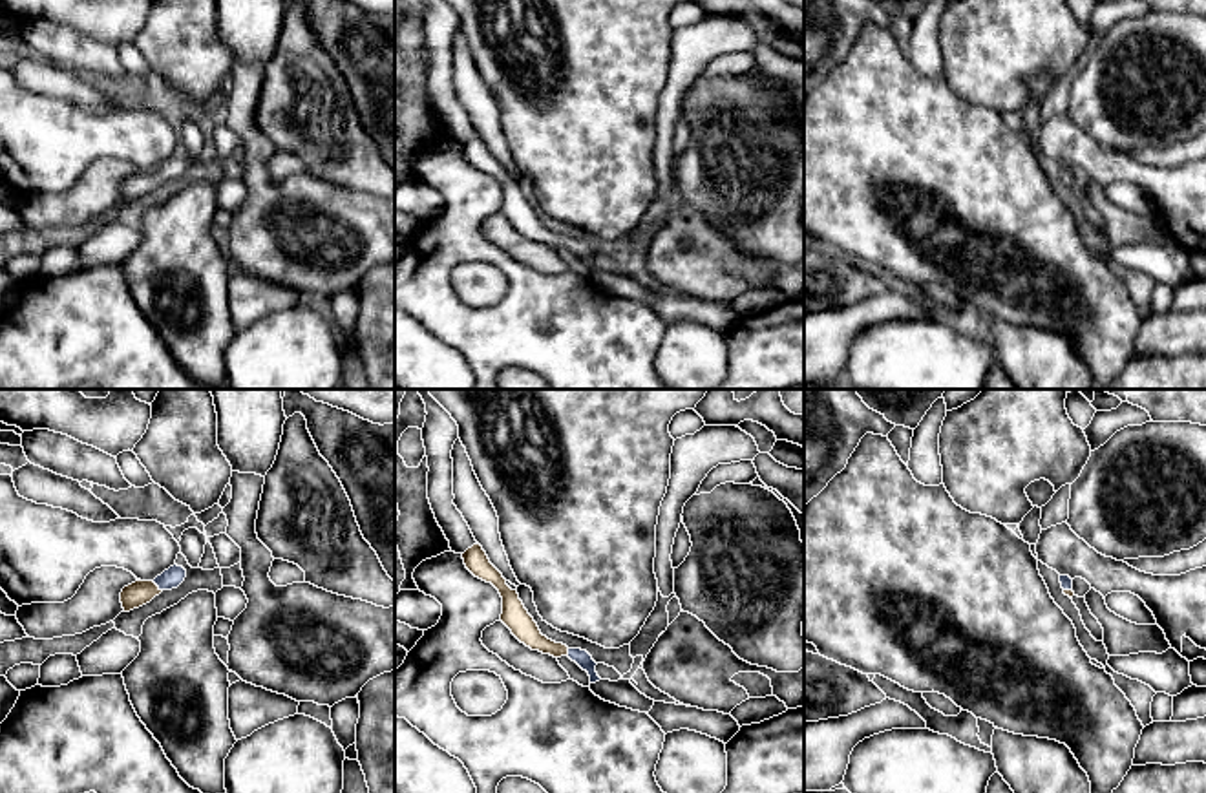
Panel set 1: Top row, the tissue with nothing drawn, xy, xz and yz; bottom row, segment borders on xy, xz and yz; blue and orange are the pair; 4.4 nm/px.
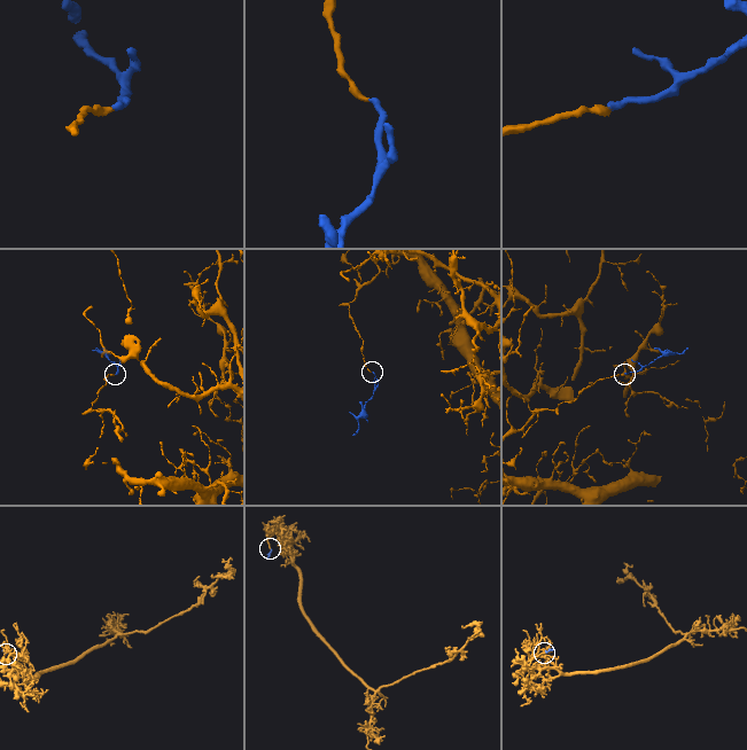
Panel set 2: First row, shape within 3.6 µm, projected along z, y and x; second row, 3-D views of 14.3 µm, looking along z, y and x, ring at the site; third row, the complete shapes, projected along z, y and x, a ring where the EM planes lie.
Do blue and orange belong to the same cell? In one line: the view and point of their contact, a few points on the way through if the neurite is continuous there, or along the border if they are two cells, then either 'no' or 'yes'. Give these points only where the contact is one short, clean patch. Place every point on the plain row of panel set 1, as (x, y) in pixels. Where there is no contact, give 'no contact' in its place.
contact xy (158, 176); way xy (174, 167), (158, 176), (139, 183); yes

